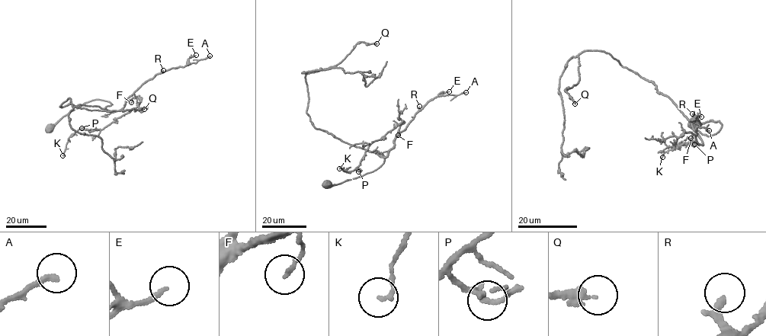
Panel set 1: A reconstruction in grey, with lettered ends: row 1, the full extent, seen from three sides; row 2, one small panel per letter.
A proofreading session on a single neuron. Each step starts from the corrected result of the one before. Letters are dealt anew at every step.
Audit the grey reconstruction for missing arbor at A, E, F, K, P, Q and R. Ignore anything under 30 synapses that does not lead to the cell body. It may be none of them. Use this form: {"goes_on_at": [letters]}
{"goes_on_at": ["Q", "R"]}

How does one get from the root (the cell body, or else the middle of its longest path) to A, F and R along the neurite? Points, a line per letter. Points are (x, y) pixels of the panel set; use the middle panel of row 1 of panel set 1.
A: (328, 183), (337, 184), (376, 169), (385, 157), (375, 152), (386, 157), (393, 141), (427, 102), (466, 92)
F: (328, 183), (337, 184), (376, 169), (385, 157), (375, 152), (386, 157), (398, 135)
R: (328, 183), (337, 184), (376, 169), (385, 157), (375, 152), (386, 157), (419, 106)

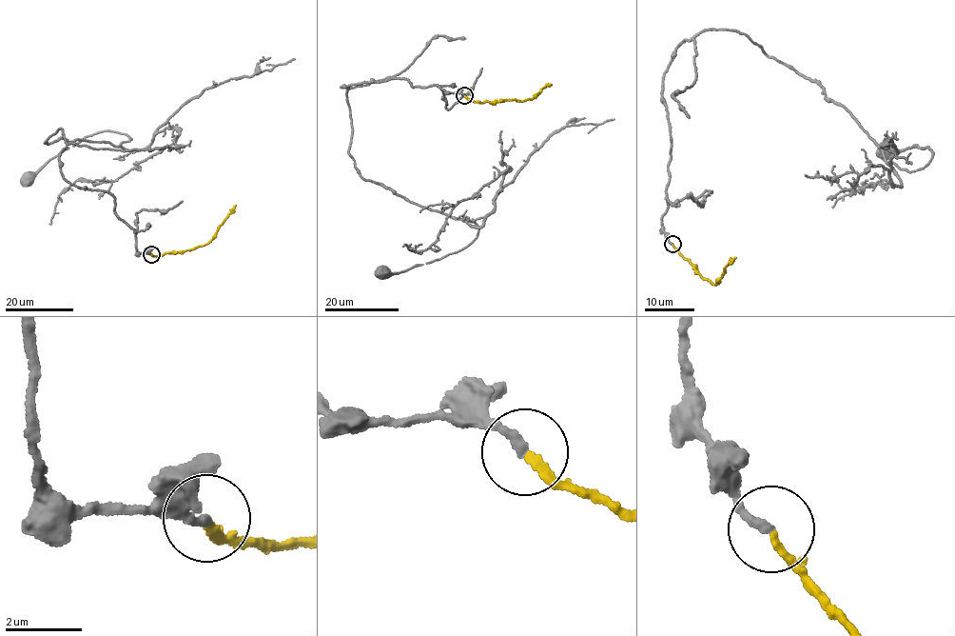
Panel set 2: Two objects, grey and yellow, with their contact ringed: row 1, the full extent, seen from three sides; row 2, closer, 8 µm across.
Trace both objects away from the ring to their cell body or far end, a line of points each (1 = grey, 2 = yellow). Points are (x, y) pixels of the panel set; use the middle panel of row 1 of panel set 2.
1: (464, 96), (397, 78), (341, 87), (348, 88), (357, 172), (478, 228), (458, 251), (384, 270)
2: (465, 96), (480, 103), (520, 101), (530, 99), (551, 85)

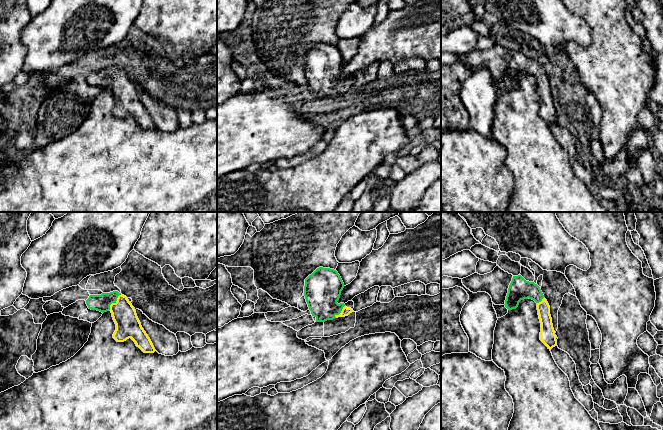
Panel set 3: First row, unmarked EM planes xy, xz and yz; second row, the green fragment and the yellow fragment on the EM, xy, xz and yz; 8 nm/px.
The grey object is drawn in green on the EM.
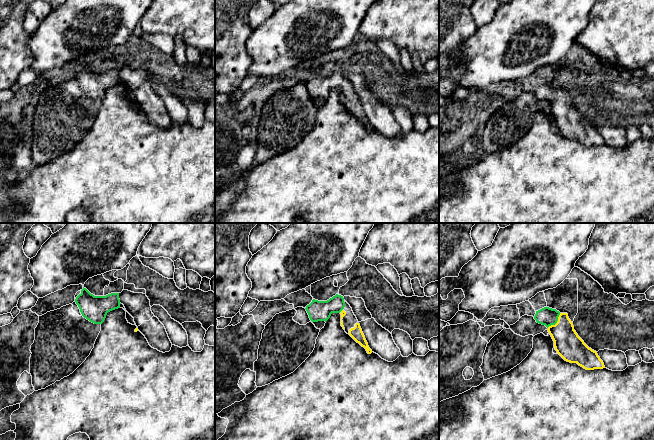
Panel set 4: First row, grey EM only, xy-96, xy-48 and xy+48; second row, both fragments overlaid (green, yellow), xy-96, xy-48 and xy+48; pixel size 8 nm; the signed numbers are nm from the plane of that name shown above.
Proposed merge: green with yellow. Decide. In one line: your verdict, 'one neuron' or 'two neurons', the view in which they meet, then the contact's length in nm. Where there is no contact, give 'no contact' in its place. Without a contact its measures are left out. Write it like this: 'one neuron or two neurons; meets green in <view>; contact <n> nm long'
one neuron; meets green in xy; contact 160 nm long

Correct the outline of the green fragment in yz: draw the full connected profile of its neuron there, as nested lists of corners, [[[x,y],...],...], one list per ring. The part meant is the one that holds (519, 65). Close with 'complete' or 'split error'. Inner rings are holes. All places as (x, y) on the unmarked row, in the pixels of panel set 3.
[[[521,51],[513,52],[508,64],[505,83],[508,86],[516,85],[521,76],[528,74],[537,79],[541,99],[540,116],[551,126],[557,121],[557,116],[547,76],[537,60],[526,57]]]; split error

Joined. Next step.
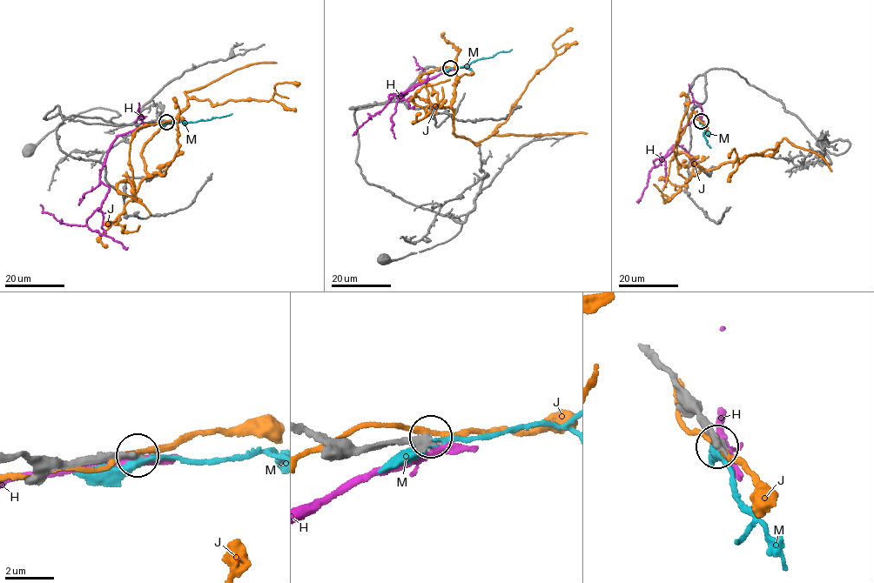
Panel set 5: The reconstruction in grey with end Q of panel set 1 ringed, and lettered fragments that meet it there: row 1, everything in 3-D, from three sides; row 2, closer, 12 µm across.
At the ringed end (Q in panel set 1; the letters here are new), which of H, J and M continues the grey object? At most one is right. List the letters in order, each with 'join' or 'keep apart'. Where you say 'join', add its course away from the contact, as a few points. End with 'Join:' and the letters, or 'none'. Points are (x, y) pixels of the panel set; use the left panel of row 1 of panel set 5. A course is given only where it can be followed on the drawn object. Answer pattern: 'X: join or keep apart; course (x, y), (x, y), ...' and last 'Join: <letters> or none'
H: keep apart
J: keep apart
M: keep apart
Join: none

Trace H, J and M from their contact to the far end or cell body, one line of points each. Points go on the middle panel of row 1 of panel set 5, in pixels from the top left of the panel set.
H: (449, 69), (411, 86), (403, 97), (397, 96), (406, 93), (390, 94), (382, 110), (352, 135)
J: (449, 68), (418, 78), (452, 110), (453, 134), (484, 140), (552, 60), (554, 41), (573, 29)
M: (450, 69), (467, 66), (478, 59), (512, 50)

